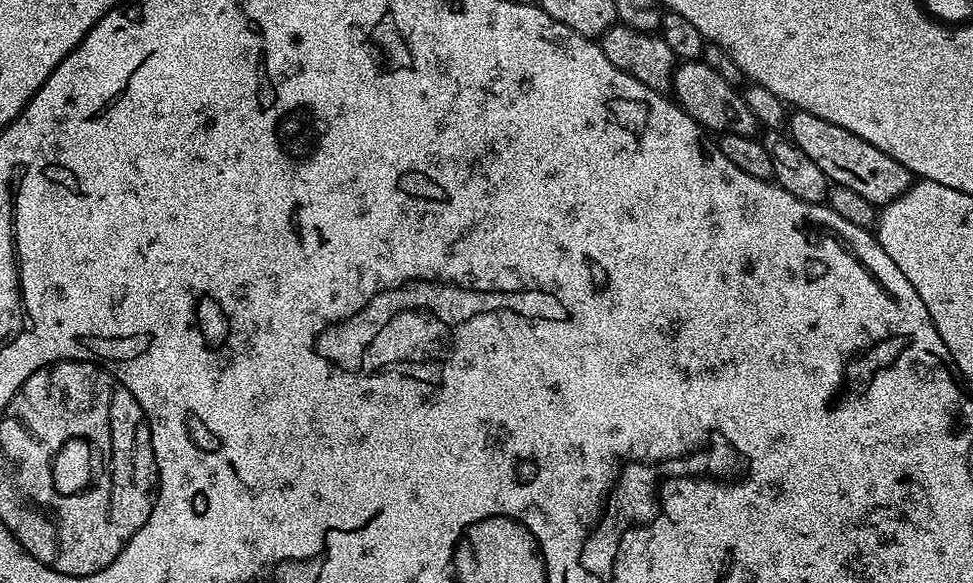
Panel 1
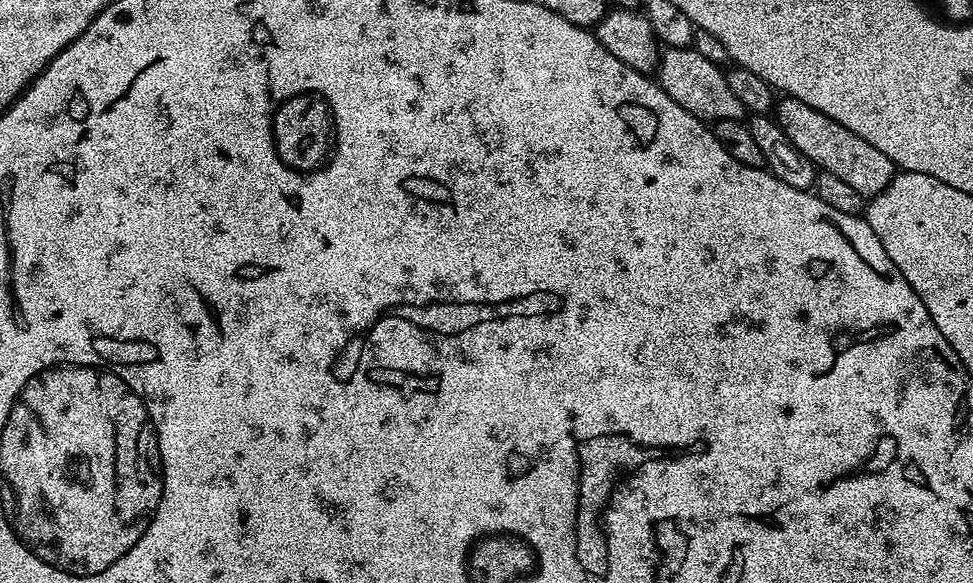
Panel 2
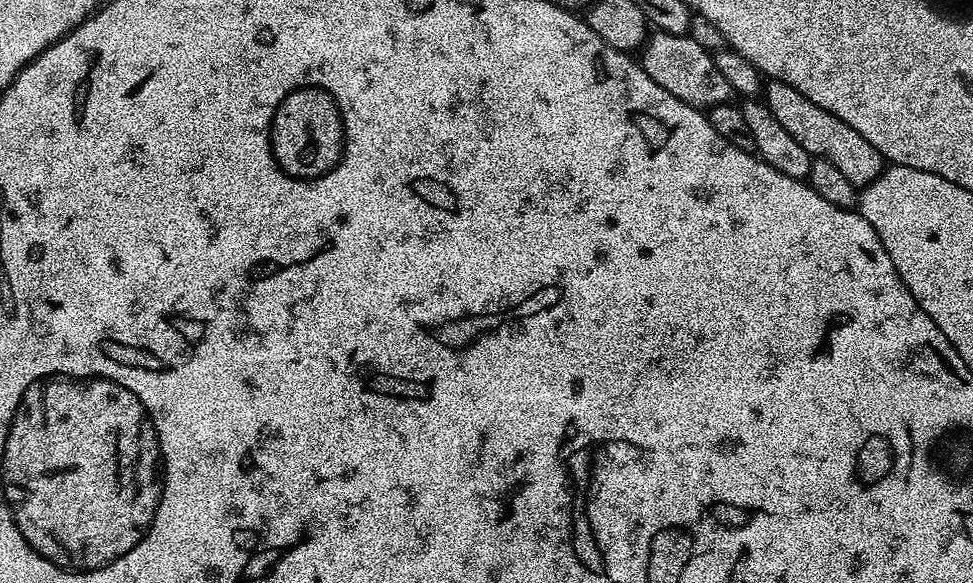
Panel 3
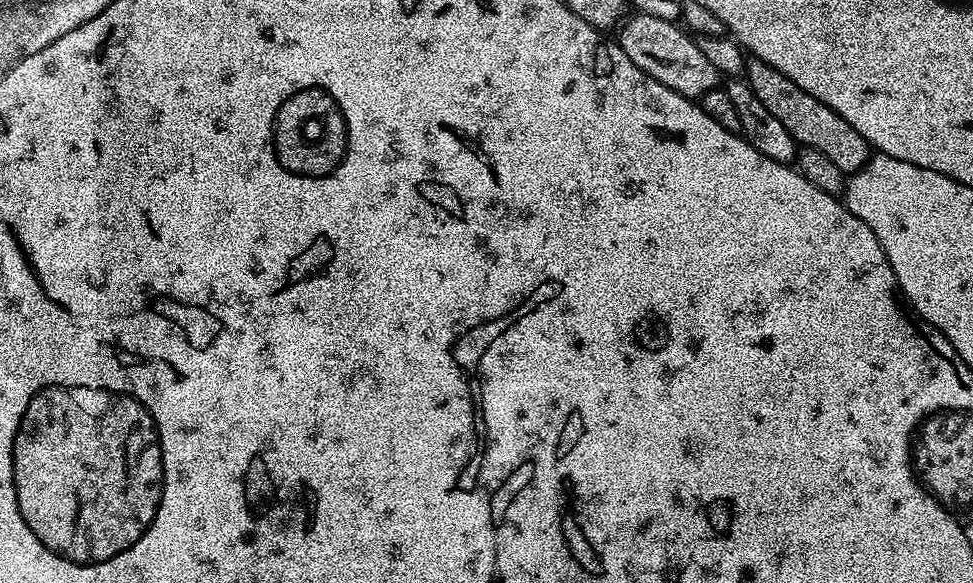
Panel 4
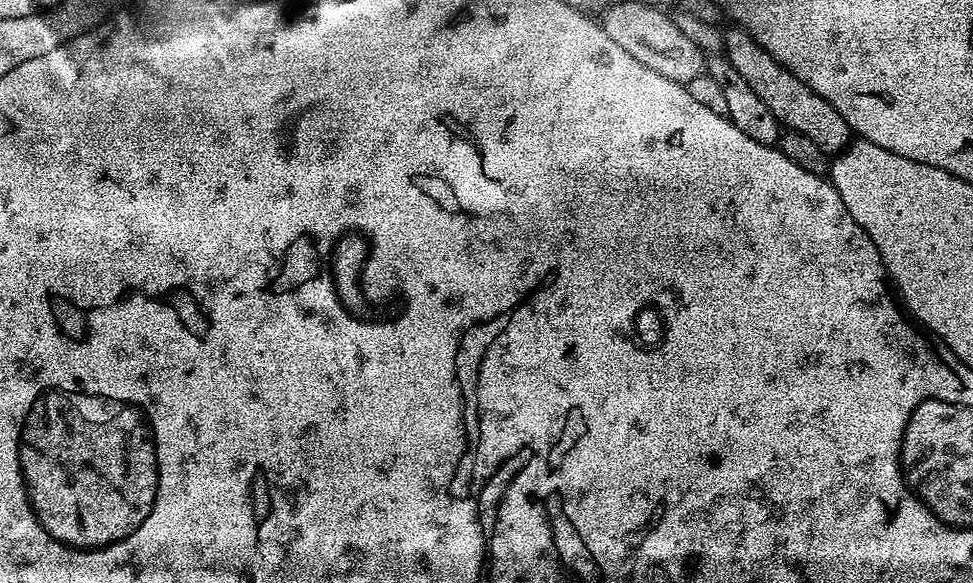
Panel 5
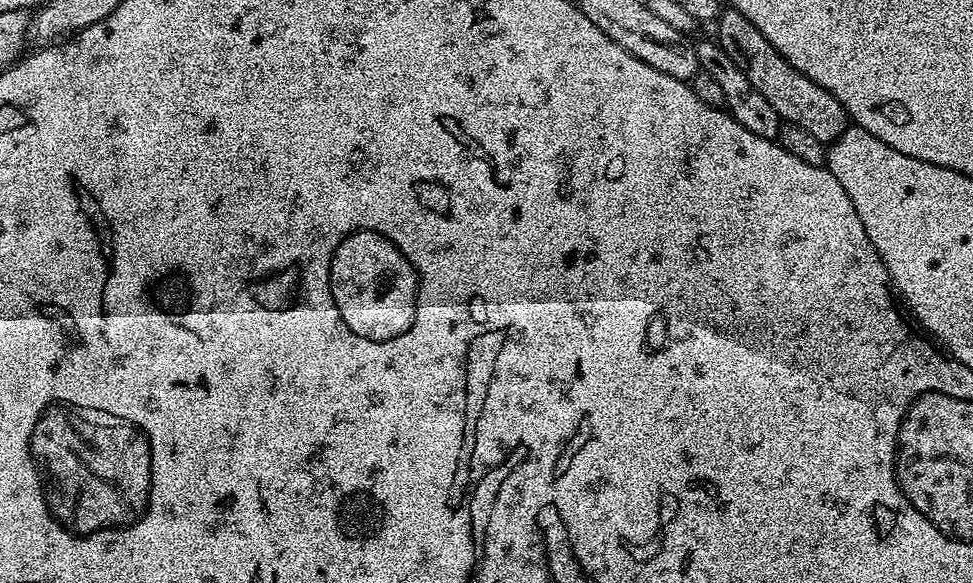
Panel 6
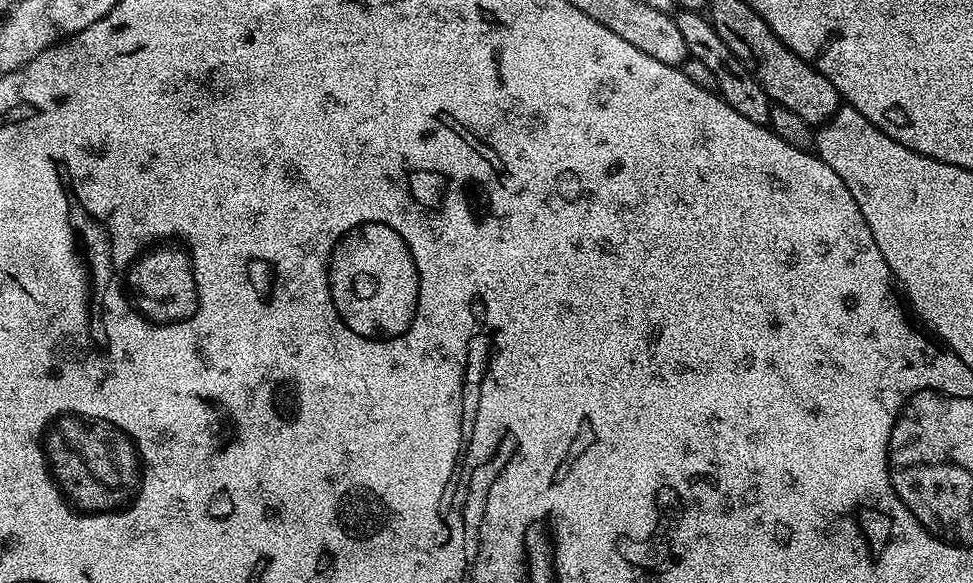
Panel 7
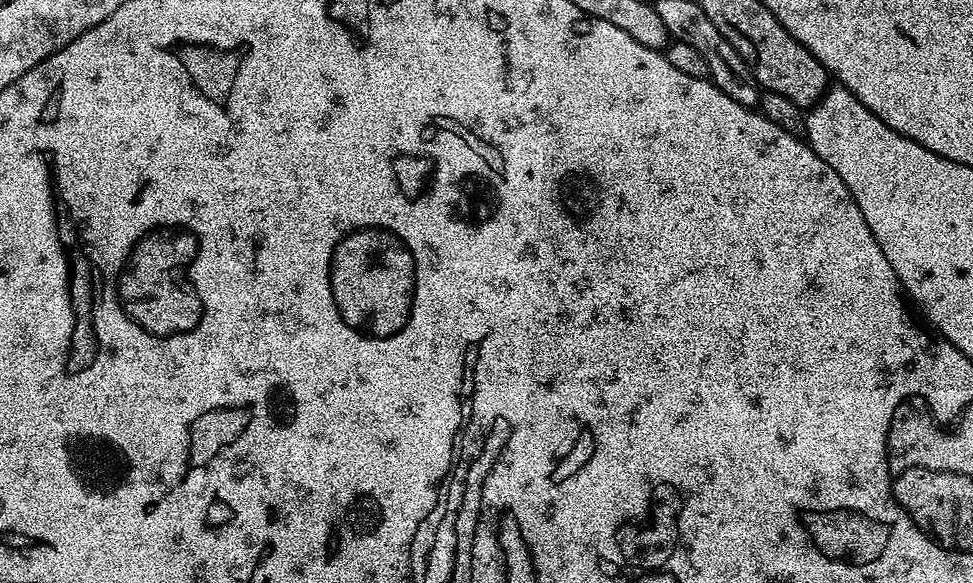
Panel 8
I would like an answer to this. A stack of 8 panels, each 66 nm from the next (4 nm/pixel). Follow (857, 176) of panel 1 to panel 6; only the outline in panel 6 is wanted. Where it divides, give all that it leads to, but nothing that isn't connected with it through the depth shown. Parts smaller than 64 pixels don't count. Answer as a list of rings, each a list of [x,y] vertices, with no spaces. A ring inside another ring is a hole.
[[[728,6],[720,13],[718,27],[718,43],[722,50],[726,50],[730,58],[734,58],[734,66],[738,66],[738,70],[742,70],[742,74],[746,74],[751,84],[766,97],[766,102],[770,102],[770,106],[778,110],[783,123],[802,126],[802,130],[814,134],[814,138],[818,138],[818,142],[826,146],[850,127],[848,112],[842,102],[838,102],[838,98],[834,98],[830,90],[818,86],[818,82],[794,70],[790,62],[786,62],[786,58],[782,58],[782,54],[778,54],[778,50],[774,50],[770,42],[766,42],[762,30],[758,30],[758,26],[750,22],[750,18]]]

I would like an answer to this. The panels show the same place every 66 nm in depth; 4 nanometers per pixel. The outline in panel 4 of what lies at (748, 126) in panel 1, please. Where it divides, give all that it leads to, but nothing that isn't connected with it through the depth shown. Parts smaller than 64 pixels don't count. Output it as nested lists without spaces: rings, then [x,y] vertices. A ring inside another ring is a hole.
[[[632,14],[619,25],[619,32],[618,43],[626,54],[626,58],[630,58],[630,62],[634,62],[634,66],[638,66],[638,70],[642,70],[647,76],[662,82],[662,86],[689,98],[703,98],[707,92],[721,87],[722,75],[702,54],[695,39],[679,23],[654,18],[650,14]]]

